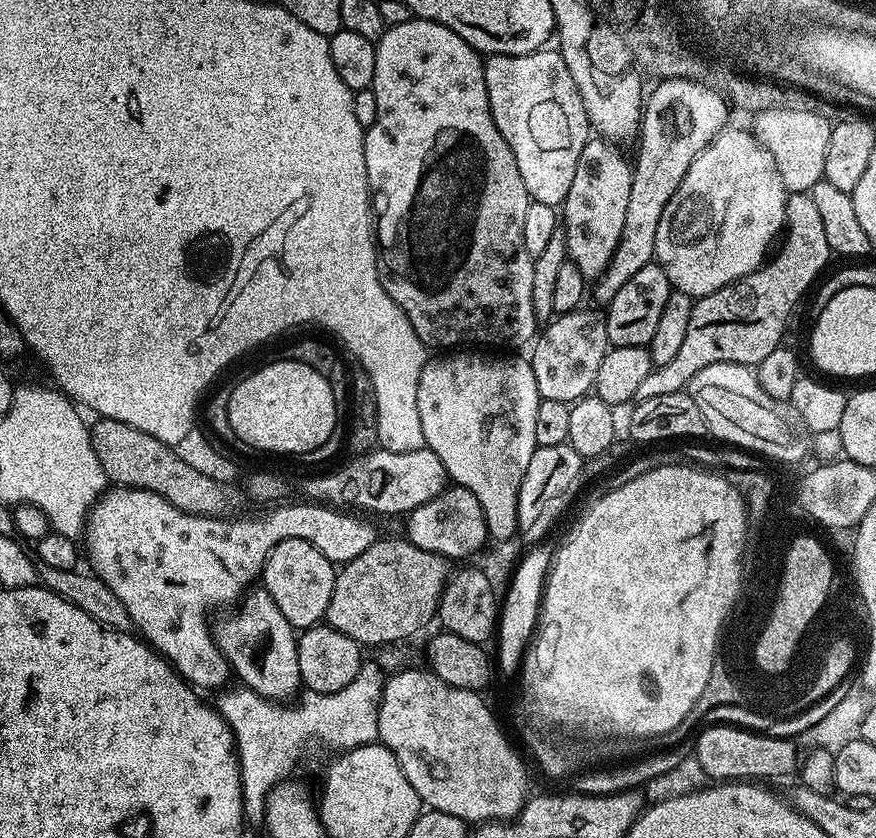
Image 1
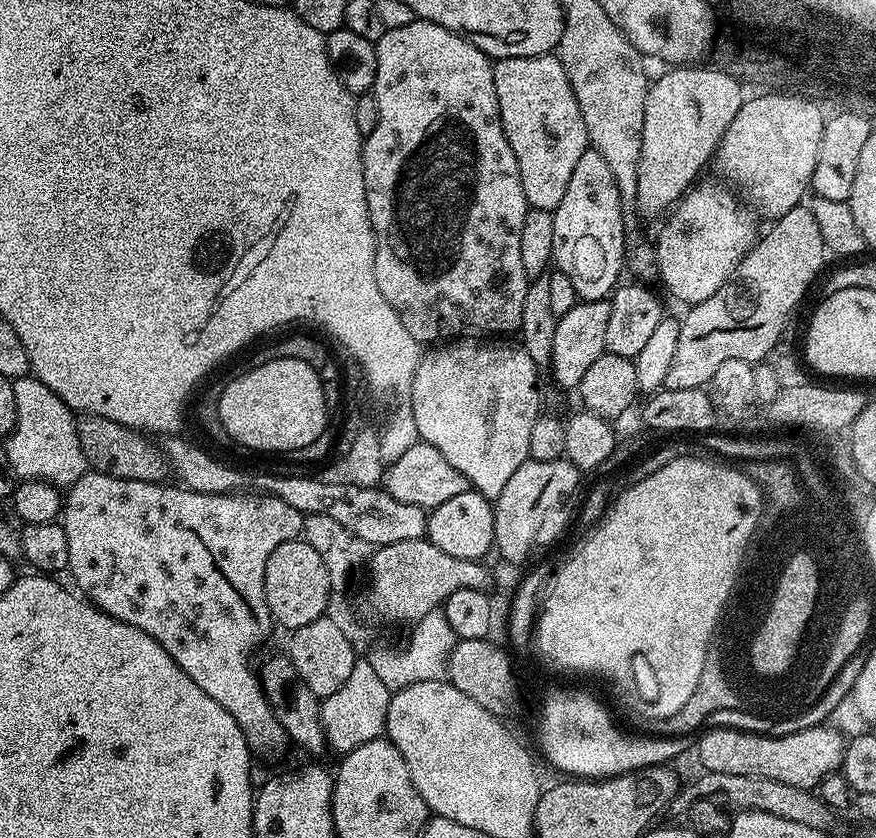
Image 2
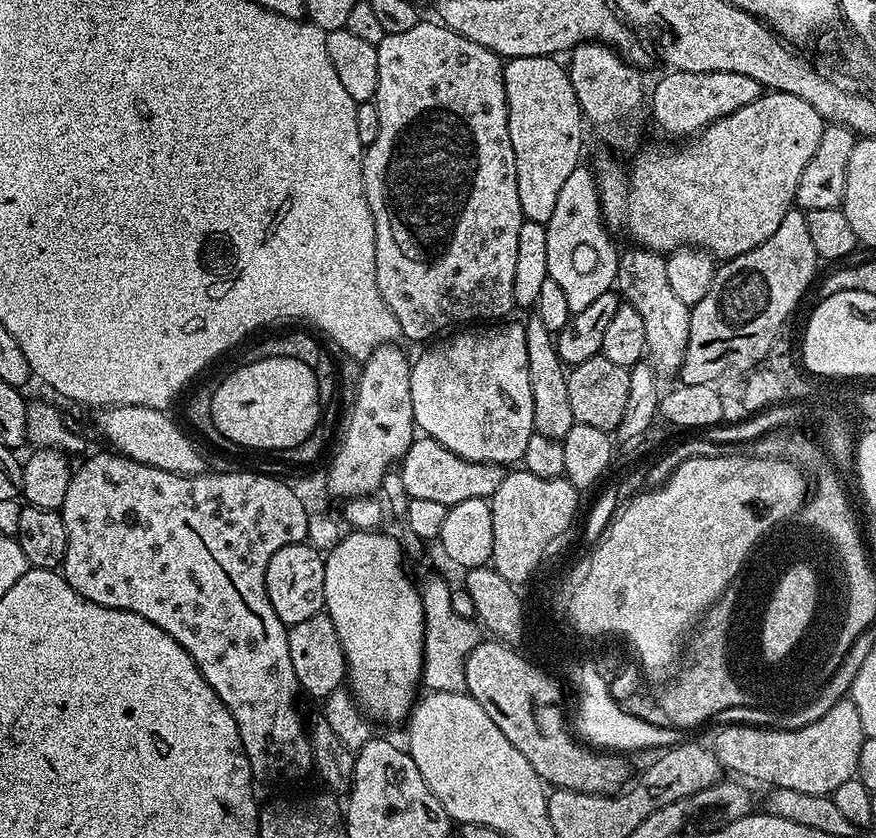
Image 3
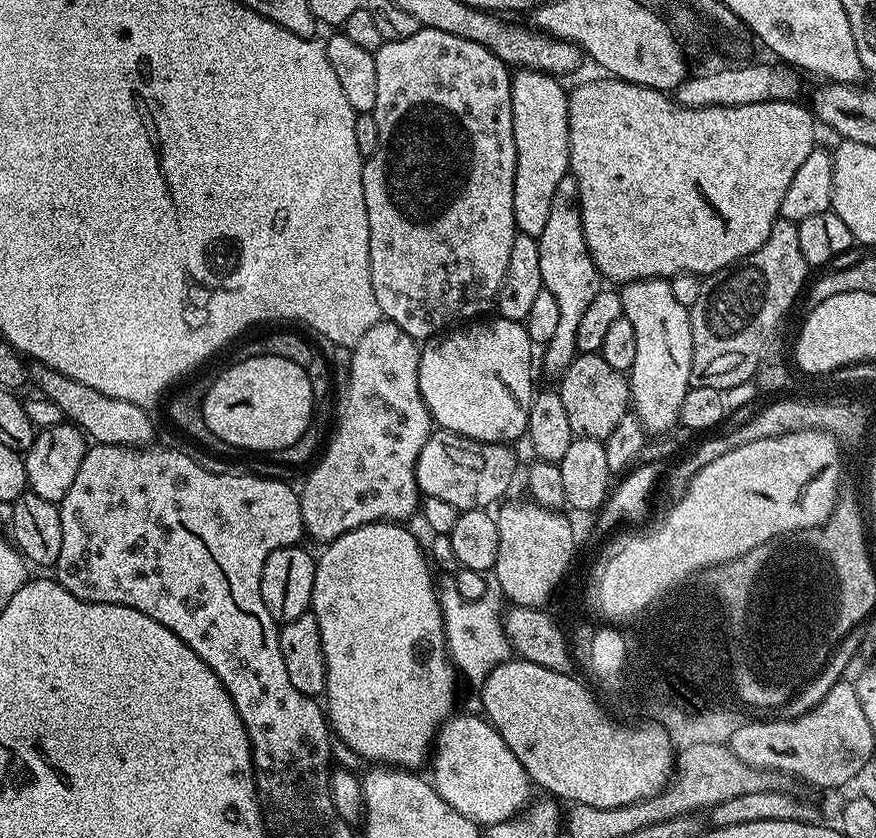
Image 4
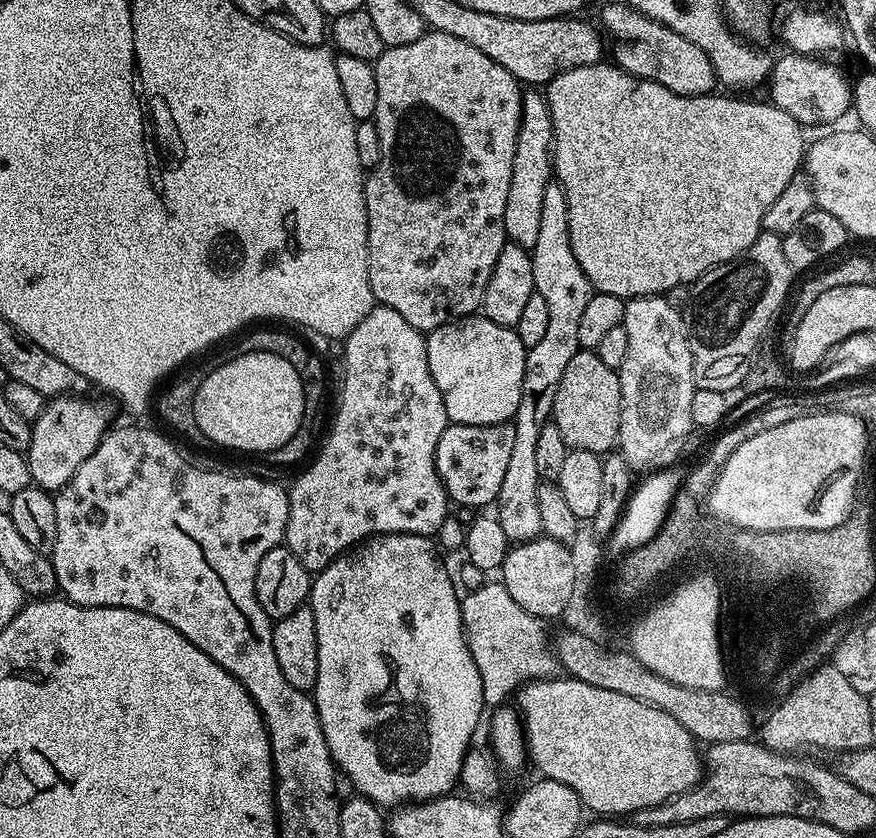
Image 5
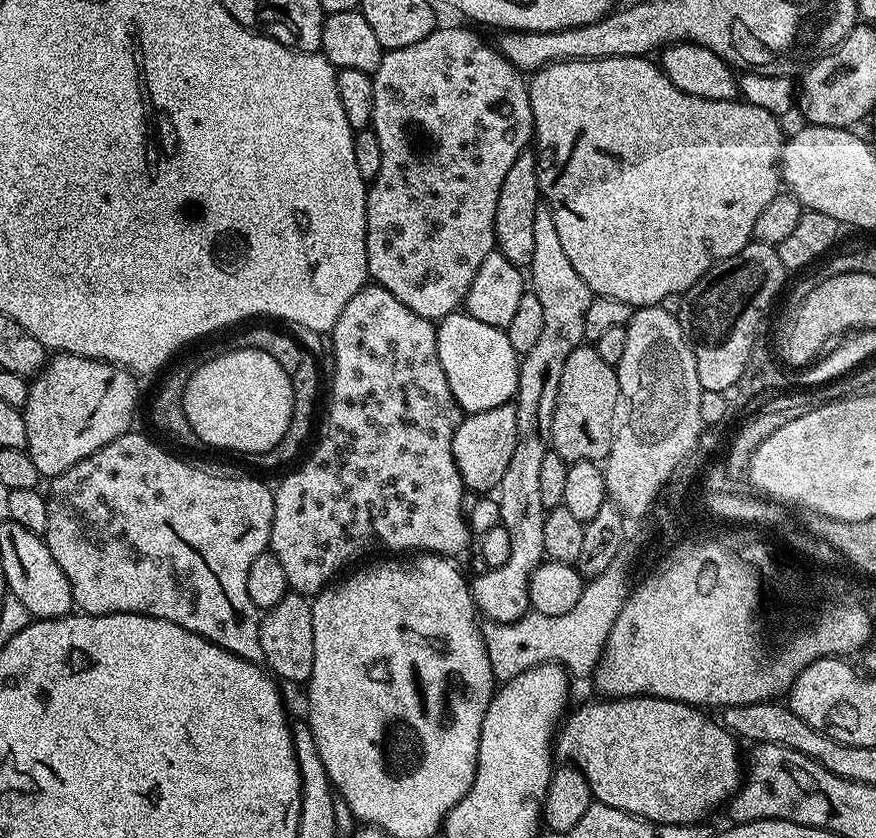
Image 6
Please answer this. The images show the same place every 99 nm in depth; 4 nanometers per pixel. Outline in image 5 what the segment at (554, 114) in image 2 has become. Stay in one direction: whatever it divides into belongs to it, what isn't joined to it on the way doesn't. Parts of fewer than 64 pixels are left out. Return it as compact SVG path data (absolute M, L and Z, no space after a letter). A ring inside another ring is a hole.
M528 90L522 95L522 114L520 129L514 150L514 170L510 170L510 190L506 193L506 218L504 219L504 234L511 243L532 249L538 242L538 229L542 218L542 194L546 194L546 186L553 183L552 170L552 119L547 95L540 90Z

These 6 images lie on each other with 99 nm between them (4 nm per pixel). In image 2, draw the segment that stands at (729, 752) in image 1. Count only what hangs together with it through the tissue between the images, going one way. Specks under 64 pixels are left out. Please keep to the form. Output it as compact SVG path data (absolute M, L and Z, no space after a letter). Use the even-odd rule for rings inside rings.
M832 726L803 728L797 732L788 730L775 736L761 736L755 732L739 732L733 728L708 728L705 736L699 737L695 755L700 755L701 769L718 774L746 774L758 778L774 778L774 782L786 782L786 786L798 786L809 790L819 789L824 779L841 771L844 763L845 737Z

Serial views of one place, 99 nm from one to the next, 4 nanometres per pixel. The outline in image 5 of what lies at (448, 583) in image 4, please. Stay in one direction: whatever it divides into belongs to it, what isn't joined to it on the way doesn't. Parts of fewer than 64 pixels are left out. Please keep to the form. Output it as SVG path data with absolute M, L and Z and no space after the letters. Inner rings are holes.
M490 580L478 590L468 592L461 599L460 614L463 618L464 636L467 639L468 649L474 658L475 665L478 666L479 676L482 678L485 707L499 707L507 701L506 696L510 693L513 695L520 685L531 680L551 679L561 671L559 660L551 650L550 636L548 640L547 623L522 609L522 606L510 597L510 592L506 590L501 581Z

